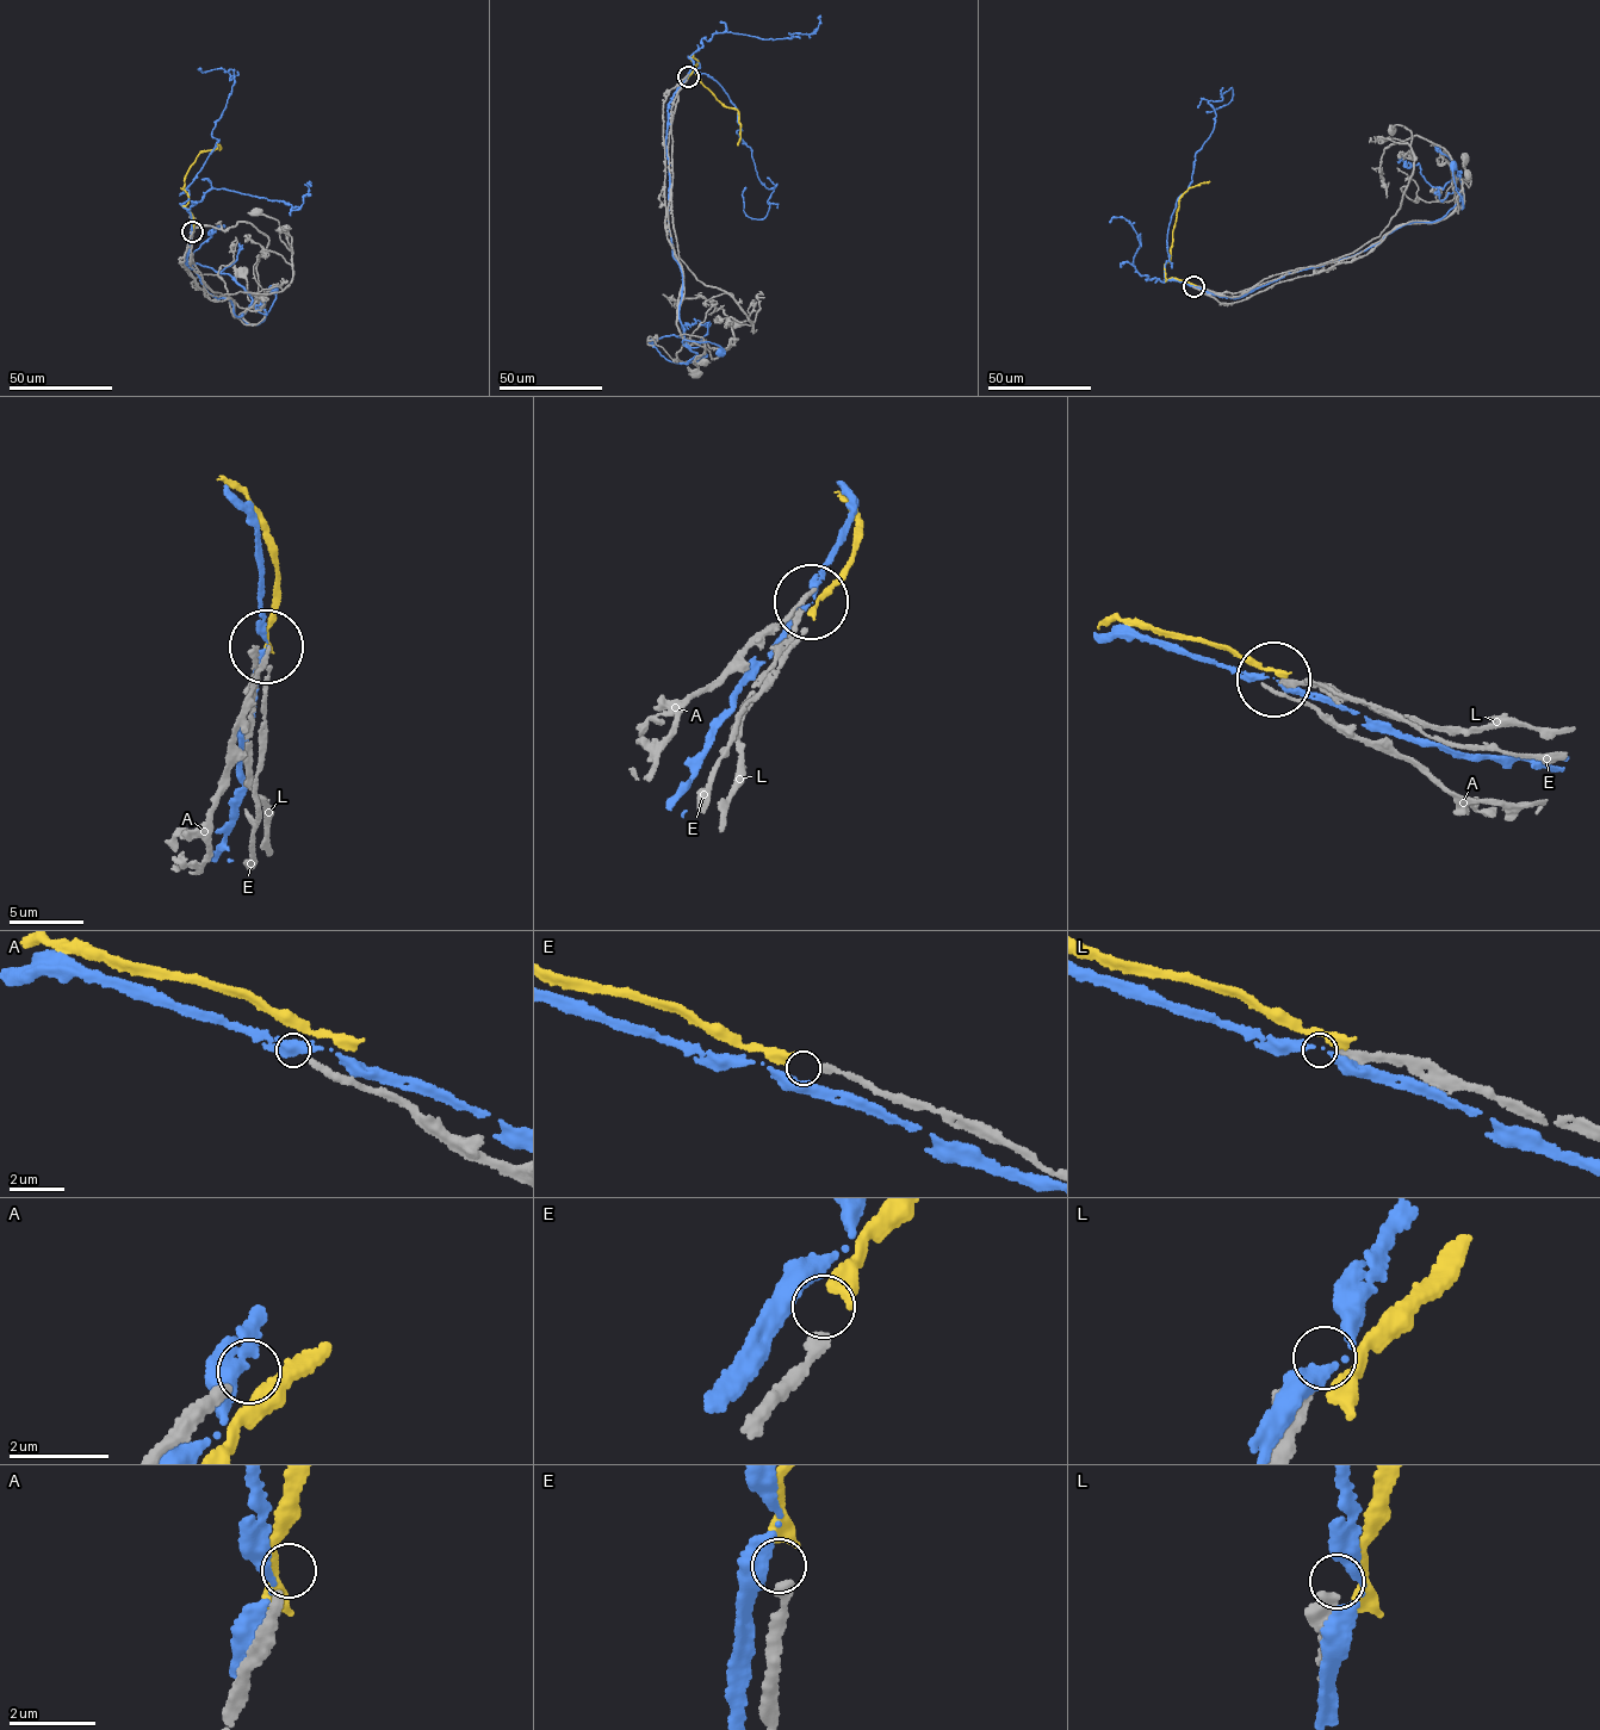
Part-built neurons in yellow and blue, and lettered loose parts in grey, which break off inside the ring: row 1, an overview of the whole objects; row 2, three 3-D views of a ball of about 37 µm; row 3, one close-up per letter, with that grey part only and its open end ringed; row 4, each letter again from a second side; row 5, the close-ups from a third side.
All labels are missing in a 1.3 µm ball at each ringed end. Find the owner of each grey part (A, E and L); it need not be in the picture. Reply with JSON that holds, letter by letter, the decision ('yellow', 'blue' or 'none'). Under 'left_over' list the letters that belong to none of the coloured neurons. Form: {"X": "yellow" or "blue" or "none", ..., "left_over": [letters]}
{"A": "none", "E": "yellow", "L": "none", "left_over": ["A", "L"]}

